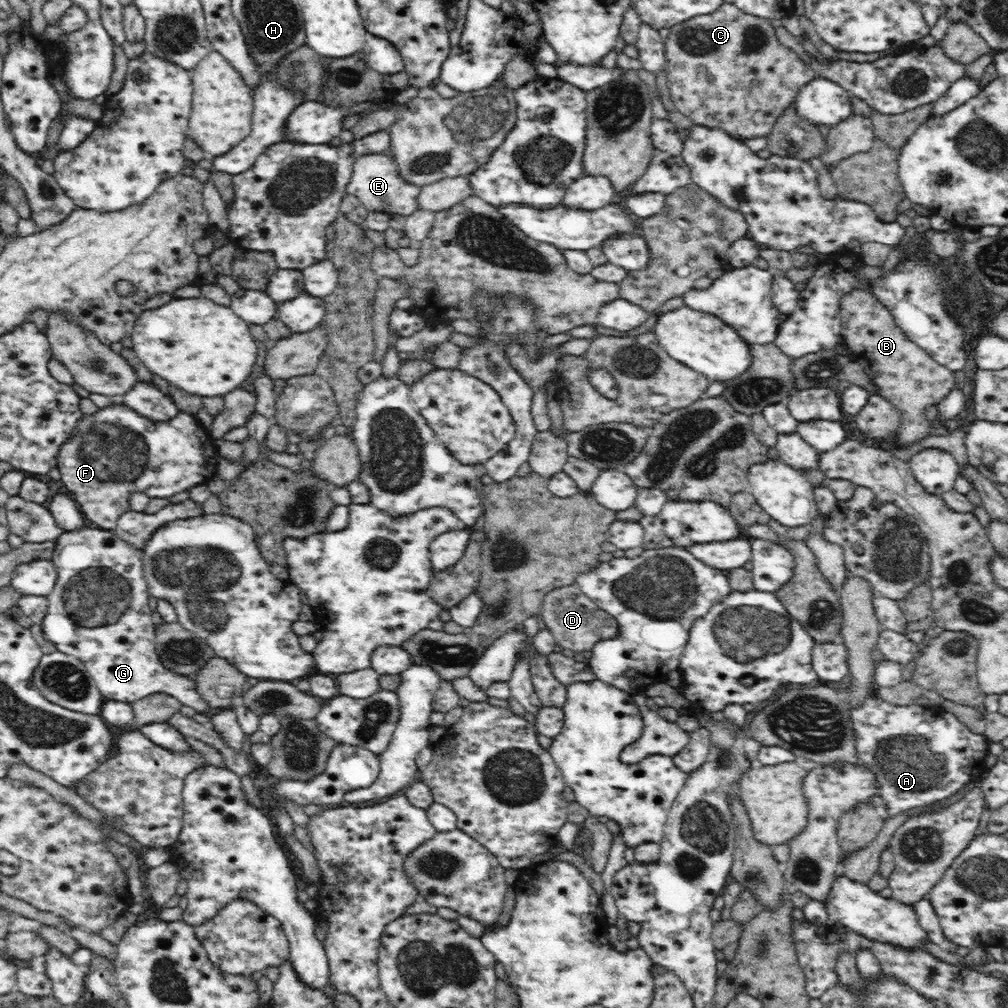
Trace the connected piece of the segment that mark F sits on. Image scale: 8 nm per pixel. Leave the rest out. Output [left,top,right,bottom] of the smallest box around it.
[57,399,219,531]

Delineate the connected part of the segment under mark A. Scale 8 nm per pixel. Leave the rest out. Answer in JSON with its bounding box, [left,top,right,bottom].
[849,695,990,819]

